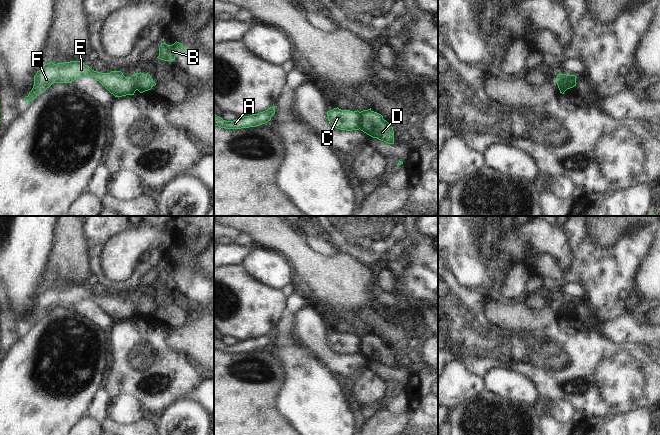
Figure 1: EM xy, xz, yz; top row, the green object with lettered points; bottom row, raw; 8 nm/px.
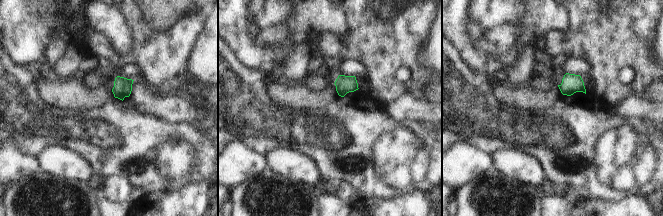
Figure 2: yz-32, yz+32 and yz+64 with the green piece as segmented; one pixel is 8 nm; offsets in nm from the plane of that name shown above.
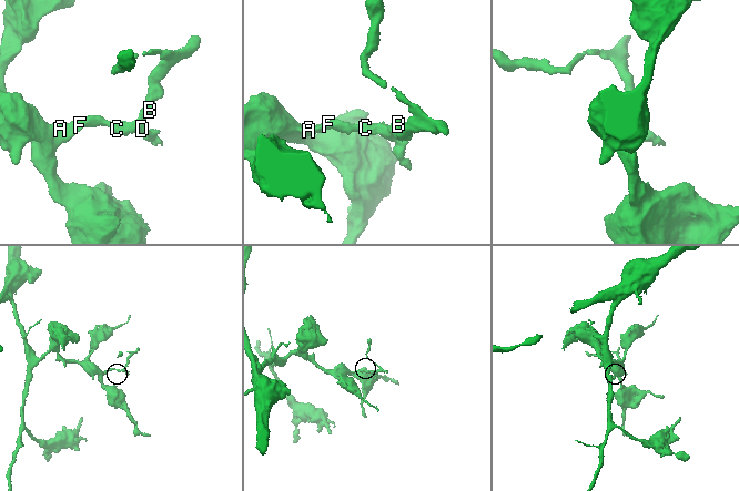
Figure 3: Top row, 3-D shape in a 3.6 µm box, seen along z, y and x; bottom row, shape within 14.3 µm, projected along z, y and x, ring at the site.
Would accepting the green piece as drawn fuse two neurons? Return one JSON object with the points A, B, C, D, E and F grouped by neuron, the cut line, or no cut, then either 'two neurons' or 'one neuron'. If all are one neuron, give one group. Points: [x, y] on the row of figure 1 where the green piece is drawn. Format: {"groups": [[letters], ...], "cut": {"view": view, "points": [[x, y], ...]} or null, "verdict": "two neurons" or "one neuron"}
{"groups": [["A", "C", "E", "F"], ["B", "D"]], "cut": {"view": "xz", "points": [[359, 112], [360, 128]]}, "verdict": "two neurons"}

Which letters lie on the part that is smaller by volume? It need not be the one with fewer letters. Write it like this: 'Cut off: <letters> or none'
Cut off: B, D.

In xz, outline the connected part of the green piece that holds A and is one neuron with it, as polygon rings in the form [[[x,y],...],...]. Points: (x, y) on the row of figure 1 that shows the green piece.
[[[274,105],[258,114],[252,114],[250,116],[244,116],[241,118],[239,117],[238,119],[233,121],[225,121],[214,113],[214,125],[226,129],[241,129],[256,127],[270,121],[271,117],[274,114],[275,114]]]

